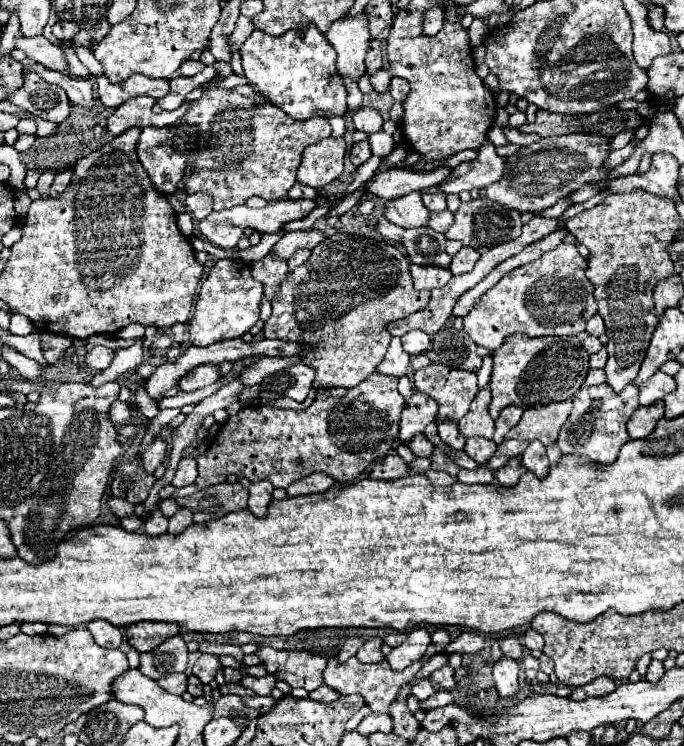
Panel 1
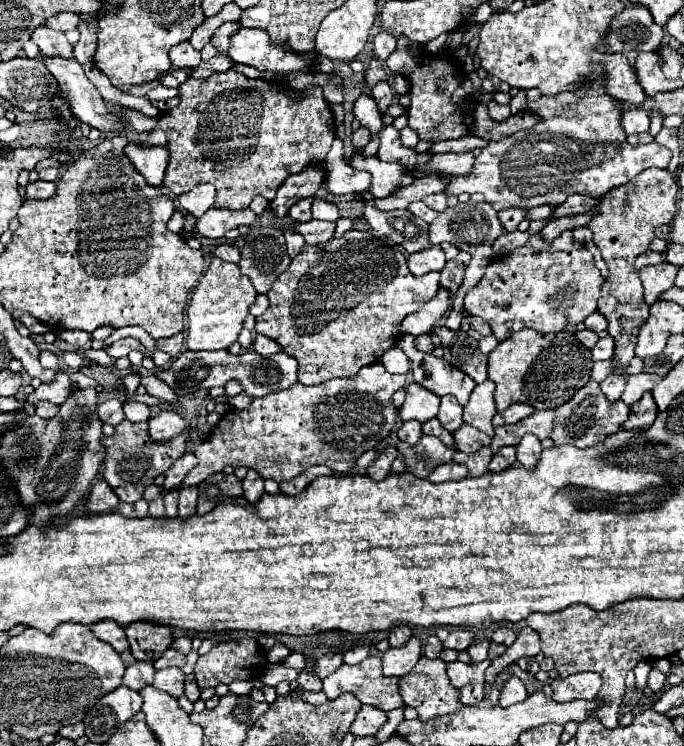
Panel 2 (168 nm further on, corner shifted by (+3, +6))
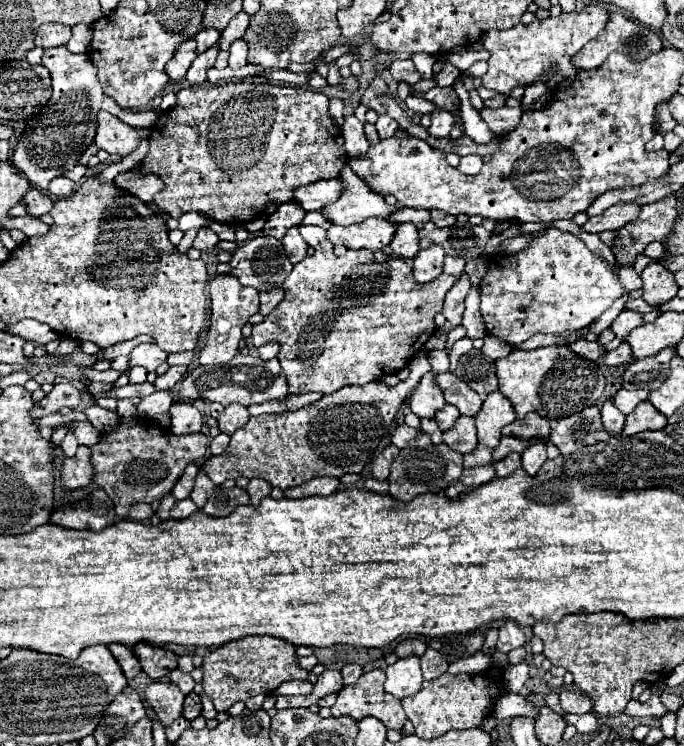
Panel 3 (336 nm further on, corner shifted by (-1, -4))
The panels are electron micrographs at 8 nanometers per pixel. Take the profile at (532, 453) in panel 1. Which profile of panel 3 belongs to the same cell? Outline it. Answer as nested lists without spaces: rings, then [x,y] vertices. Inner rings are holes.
[[[531,444],[531,446],[527,446],[525,450],[523,450],[523,470],[527,472],[527,474],[531,474],[531,476],[535,476],[539,470],[541,470],[541,466],[543,466],[543,462],[547,460],[547,454],[545,454],[545,444]]]

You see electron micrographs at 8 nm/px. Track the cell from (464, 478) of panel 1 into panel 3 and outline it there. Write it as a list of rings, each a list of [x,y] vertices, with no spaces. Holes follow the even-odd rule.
[[[477,446],[473,452],[469,452],[469,454],[465,454],[465,468],[473,468],[473,466],[485,466],[485,464],[491,464],[493,462],[493,458],[491,458],[491,454],[493,454],[493,448],[487,448],[487,446]]]

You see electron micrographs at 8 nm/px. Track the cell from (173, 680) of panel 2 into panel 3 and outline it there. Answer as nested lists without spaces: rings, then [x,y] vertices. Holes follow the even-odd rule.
[[[157,680],[157,682],[149,684],[145,690],[145,702],[157,714],[159,722],[165,728],[181,716],[183,700],[185,700],[185,694],[179,690],[179,686],[171,684],[167,680]]]

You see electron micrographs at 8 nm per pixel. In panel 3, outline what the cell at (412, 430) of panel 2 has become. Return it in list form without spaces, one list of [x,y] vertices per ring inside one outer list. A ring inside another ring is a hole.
[[[397,426],[395,428],[395,432],[393,432],[393,436],[391,436],[391,440],[393,440],[393,444],[397,446],[397,448],[405,448],[415,436],[417,436],[417,432],[419,430],[415,430],[415,428],[409,428],[409,426]]]

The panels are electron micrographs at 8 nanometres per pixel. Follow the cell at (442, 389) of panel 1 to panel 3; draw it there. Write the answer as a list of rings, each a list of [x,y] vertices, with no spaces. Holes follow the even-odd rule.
[[[451,372],[437,374],[437,384],[441,386],[445,400],[453,404],[463,416],[475,416],[481,410],[483,398],[477,392],[473,392],[463,380],[459,380],[455,374]]]

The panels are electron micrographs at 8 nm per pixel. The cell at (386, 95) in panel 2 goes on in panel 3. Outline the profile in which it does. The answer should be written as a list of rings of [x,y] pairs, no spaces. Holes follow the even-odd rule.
[[[379,116],[379,120],[375,122],[375,128],[381,138],[391,138],[395,134],[395,130],[399,128],[399,124],[389,116]]]

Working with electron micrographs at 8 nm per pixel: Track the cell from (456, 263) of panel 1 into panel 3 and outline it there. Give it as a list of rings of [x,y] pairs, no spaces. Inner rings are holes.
[[[461,274],[459,282],[447,292],[445,296],[445,302],[443,302],[443,316],[453,324],[453,326],[459,326],[461,324],[461,318],[463,318],[463,310],[465,310],[465,296],[469,294],[469,288],[471,288],[471,282],[469,282],[469,276],[467,274]]]

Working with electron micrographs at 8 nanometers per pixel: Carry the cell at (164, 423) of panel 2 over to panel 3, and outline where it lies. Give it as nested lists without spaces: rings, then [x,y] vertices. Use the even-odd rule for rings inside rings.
[[[173,400],[169,414],[171,414],[171,432],[173,434],[201,432],[203,416],[193,404],[187,404],[185,400]]]

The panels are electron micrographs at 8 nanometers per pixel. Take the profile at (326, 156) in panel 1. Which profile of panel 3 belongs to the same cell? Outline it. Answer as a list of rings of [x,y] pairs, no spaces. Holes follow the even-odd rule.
[[[285,202],[281,204],[281,208],[267,218],[265,222],[265,228],[263,228],[263,236],[271,236],[271,238],[277,238],[277,240],[283,240],[285,232],[293,226],[299,226],[301,220],[303,220],[305,212],[303,208],[299,208],[299,204],[293,204],[293,202]]]

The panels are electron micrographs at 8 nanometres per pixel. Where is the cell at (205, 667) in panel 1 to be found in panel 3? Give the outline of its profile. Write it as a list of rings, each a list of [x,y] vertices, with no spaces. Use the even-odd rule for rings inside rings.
[[[247,636],[227,642],[203,658],[203,690],[213,700],[217,712],[227,712],[235,702],[257,694],[273,694],[287,680],[307,680],[309,672],[299,666],[295,646],[271,636]]]

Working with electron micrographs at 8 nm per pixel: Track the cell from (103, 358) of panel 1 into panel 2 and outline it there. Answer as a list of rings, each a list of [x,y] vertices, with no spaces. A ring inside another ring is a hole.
[[[123,338],[123,340],[117,340],[117,342],[113,342],[111,346],[107,346],[107,348],[103,348],[109,356],[113,356],[113,358],[121,358],[121,356],[127,356],[131,350],[139,350],[139,352],[143,352],[143,354],[151,354],[153,350],[145,350],[143,346],[141,346],[141,342],[139,340],[135,340],[135,338]]]

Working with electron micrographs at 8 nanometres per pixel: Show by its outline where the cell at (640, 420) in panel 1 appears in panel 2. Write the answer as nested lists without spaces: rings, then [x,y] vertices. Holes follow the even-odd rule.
[[[633,410],[631,414],[629,414],[629,418],[627,418],[627,422],[623,424],[623,428],[627,428],[627,430],[645,430],[647,426],[651,426],[657,417],[657,414],[637,412],[637,410]]]

